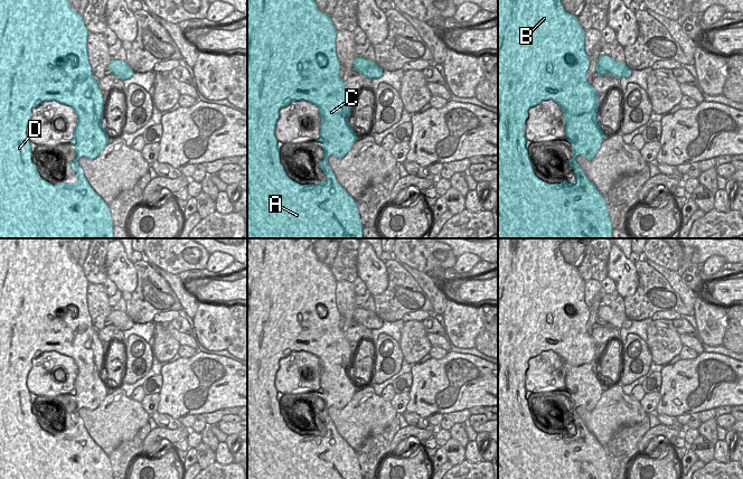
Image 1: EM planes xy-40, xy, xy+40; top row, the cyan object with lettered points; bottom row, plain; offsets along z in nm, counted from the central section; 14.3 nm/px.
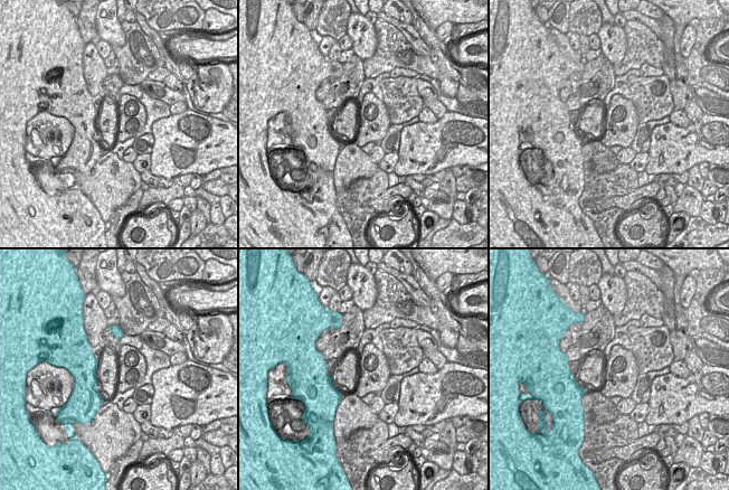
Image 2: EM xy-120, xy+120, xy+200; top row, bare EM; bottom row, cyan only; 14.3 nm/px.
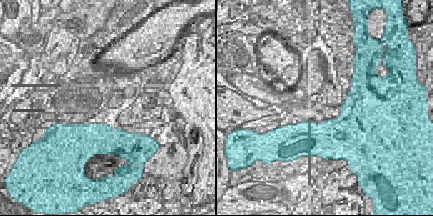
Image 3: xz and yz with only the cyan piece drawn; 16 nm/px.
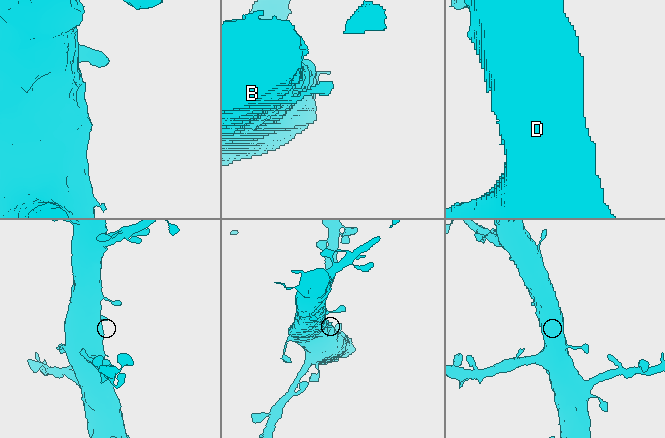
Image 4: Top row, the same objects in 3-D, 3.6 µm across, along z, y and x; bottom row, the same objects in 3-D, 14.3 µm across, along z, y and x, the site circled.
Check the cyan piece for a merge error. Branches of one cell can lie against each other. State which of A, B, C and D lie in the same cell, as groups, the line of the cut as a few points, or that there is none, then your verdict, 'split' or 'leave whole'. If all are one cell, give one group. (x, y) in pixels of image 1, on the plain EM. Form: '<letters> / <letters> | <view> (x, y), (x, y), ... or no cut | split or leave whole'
A B C D | no cut | leave whole

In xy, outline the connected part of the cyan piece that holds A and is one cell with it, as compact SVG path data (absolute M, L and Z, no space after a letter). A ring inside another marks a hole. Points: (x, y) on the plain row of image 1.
M247 238L247 479L363 479L360 466L355 450L337 432L331 421L328 408L335 406L342 410L352 398L357 391L348 367L354 351L350 341L346 338L344 330L340 329L340 313L336 303L337 281L331 272L330 266L321 263L314 251L314 238ZM294 351L308 351L316 355L320 360L321 376L320 388L316 392L322 395L325 408L318 412L319 417L326 425L326 432L319 432L317 435L301 435L290 430L280 411L280 397L274 386L275 375L279 370L279 361Z

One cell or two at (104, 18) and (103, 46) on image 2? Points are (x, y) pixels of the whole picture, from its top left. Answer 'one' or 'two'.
two

